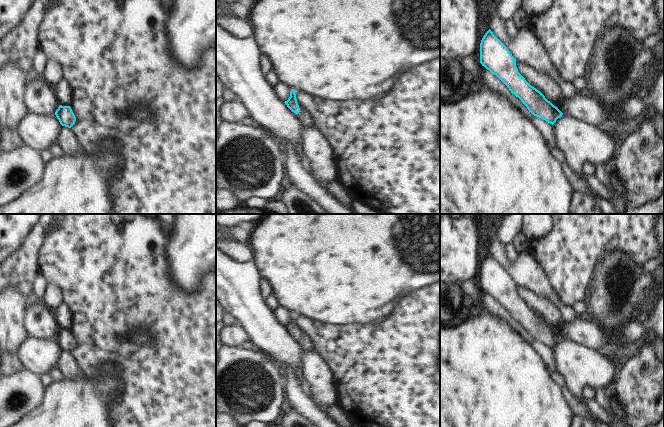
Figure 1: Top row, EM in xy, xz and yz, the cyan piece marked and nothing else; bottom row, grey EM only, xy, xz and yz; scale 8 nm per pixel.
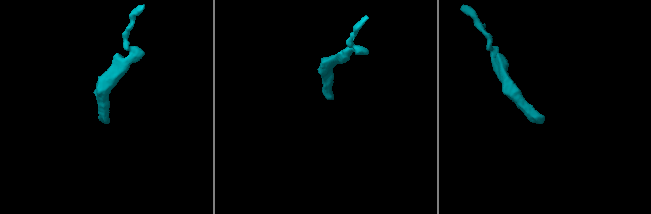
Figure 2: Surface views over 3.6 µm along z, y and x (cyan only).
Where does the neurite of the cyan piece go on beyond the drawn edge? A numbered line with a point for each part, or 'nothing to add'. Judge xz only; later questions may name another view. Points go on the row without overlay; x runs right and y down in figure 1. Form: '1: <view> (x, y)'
1: xz (305, 343)

